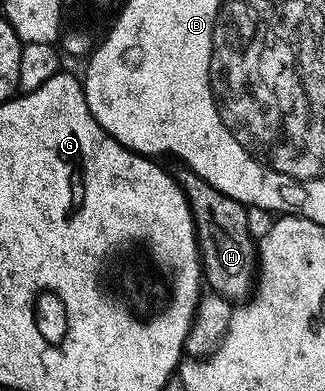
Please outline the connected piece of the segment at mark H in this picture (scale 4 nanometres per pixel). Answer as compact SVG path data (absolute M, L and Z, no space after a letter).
M180 168L174 177L184 189L188 207L196 219L203 281L212 285L211 293L221 294L233 304L243 303L253 293L258 278L258 242L248 231L245 203L213 190L190 169Z

